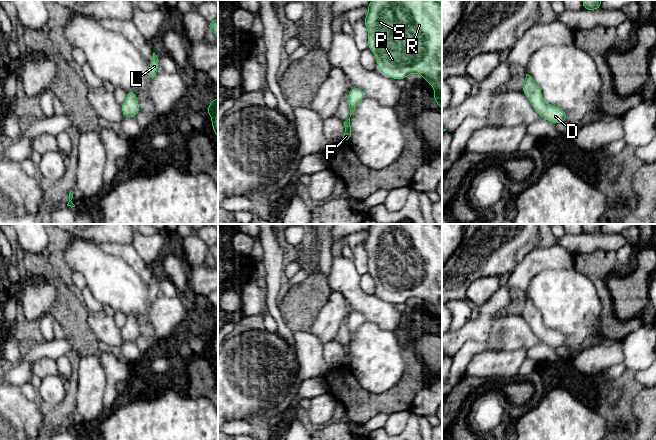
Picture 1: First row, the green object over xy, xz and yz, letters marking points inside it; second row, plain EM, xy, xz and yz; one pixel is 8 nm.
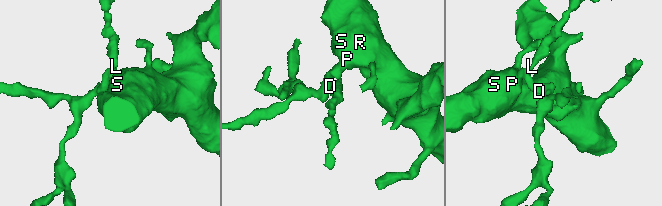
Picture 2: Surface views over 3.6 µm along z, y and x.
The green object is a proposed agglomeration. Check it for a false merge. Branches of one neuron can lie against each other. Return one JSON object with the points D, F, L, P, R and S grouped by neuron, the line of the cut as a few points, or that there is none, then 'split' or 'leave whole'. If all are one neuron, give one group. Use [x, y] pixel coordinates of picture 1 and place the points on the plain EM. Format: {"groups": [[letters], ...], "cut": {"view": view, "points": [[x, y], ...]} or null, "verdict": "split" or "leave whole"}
{"groups": [["D", "F", "L", "P", "R", "S"]], "cut": null, "verdict": "leave whole"}

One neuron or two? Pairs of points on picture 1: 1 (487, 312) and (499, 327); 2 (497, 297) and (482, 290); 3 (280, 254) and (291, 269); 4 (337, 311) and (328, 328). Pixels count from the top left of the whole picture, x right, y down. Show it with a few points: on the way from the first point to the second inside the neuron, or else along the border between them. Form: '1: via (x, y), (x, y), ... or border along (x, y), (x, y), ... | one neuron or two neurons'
1: border along (502, 311), (491, 320), (490, 330), (484, 341) | two neurons
2: border along (499, 286), (478, 307) | two neurons
3: border along (289, 257), (284, 267), (284, 278) | two neurons
4: via (333, 315), (329, 319), (328, 324) | one neuron

